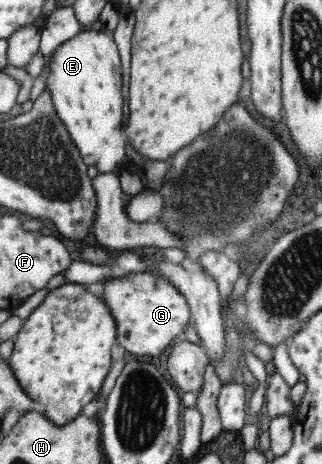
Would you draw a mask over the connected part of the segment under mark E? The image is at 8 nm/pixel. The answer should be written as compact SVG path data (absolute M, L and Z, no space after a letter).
M105 29L79 32L59 45L47 59L50 70L44 89L48 89L58 118L65 124L83 161L96 167L99 173L118 175L131 162L125 155L123 78L113 33Z

